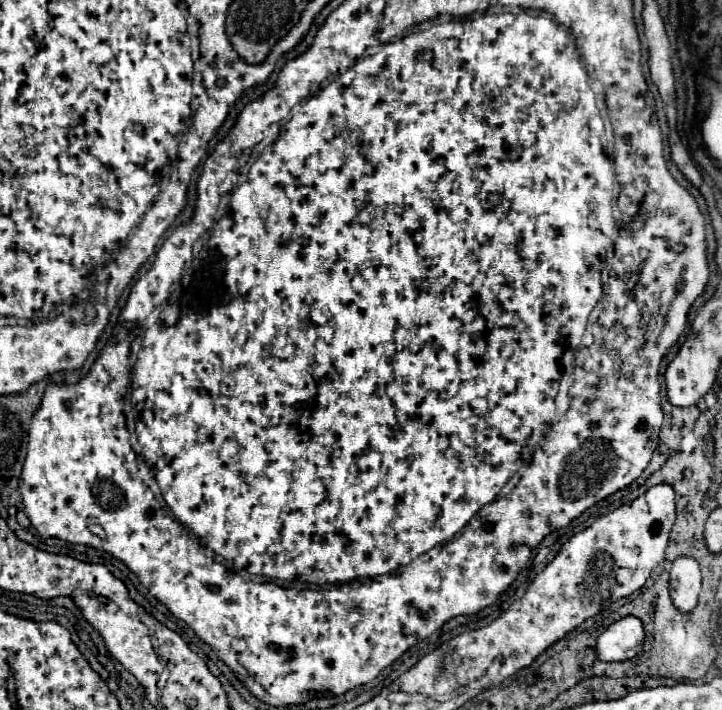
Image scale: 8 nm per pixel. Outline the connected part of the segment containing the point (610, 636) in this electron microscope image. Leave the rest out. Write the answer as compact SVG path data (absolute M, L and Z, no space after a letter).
M633 615L621 617L597 637L597 655L603 661L627 661L641 651L643 639L641 619Z

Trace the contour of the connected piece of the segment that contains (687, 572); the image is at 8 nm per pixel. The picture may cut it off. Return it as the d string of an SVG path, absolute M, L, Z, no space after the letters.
M677 557L669 579L671 599L681 611L691 611L697 605L701 591L701 569L693 557Z

